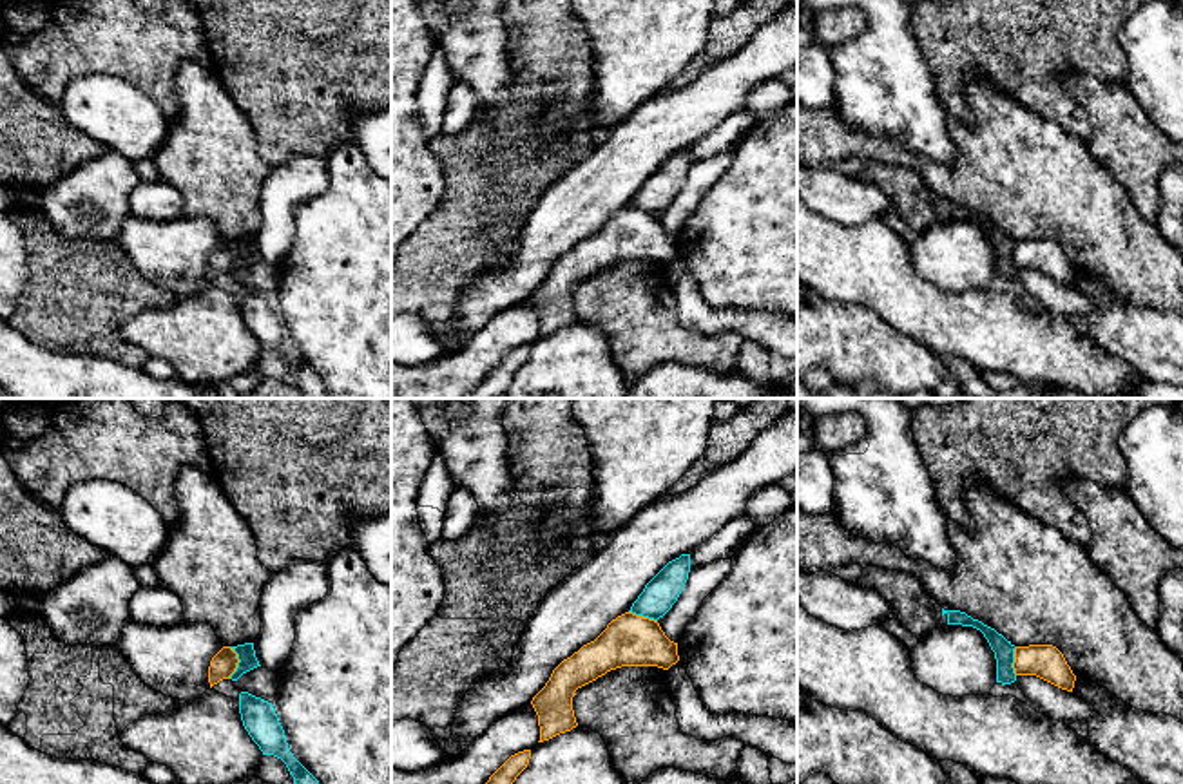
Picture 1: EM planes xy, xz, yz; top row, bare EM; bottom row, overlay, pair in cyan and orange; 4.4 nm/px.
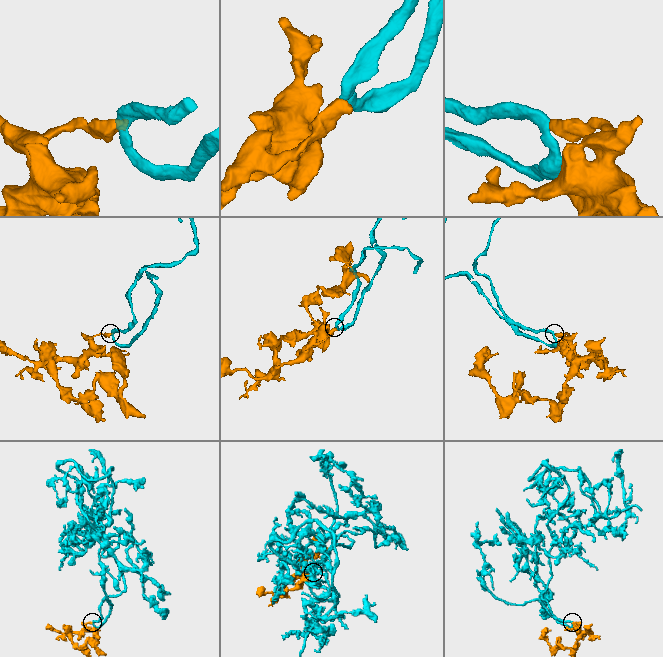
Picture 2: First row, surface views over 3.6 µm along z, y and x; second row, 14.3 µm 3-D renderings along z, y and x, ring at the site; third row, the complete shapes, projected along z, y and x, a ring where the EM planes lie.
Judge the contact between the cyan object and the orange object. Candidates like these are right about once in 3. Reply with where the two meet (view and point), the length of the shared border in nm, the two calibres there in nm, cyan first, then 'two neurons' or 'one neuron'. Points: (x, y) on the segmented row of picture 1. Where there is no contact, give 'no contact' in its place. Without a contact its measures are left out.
xy (238, 663) | 140 nm | 80/110 nm | two neurons

